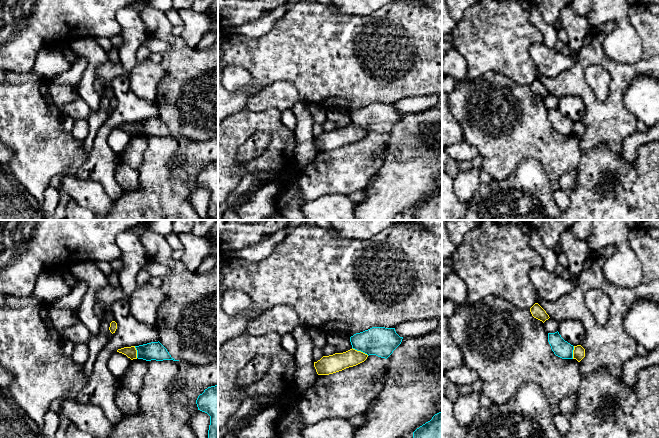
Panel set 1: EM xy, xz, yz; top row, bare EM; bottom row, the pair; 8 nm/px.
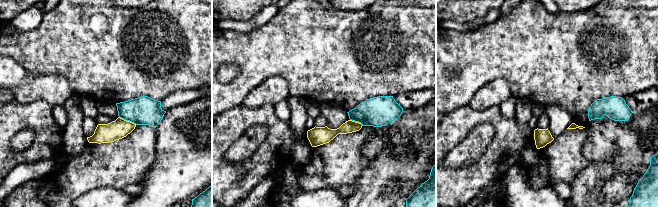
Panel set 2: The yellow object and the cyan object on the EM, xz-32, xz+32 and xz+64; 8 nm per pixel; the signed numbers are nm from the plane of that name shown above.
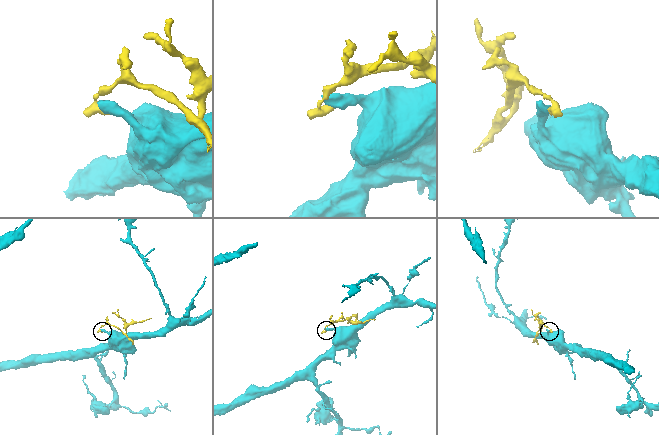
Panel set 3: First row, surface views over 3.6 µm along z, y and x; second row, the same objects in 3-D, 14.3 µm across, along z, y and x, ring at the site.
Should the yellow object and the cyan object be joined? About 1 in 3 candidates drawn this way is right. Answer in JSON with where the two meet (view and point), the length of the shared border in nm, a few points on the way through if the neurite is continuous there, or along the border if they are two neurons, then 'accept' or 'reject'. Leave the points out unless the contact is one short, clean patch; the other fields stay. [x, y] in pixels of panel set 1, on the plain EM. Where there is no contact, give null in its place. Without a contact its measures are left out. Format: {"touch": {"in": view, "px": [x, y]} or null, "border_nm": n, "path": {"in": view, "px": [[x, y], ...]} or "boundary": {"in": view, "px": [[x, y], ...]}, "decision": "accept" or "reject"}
{"touch": {"in": "xz", "px": [360, 127]}, "border_nm": 150, "boundary": {"in": "xz", "px": [[352, 123], [368, 131]]}, "decision": "reject"}

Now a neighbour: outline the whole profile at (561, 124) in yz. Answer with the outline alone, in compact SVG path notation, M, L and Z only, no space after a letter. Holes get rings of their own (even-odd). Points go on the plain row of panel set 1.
M558 107L548 109L548 118L556 132L562 135L573 135L574 122L565 117Z

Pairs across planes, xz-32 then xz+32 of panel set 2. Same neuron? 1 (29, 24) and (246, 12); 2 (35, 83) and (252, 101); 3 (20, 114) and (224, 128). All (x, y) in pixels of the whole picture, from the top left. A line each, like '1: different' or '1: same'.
1: different
2: same
3: same

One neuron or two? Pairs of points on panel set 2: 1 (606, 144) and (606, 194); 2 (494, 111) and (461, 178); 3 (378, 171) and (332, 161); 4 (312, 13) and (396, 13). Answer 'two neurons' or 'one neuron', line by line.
1: one neuron
2: one neuron
3: two neurons
4: one neuron

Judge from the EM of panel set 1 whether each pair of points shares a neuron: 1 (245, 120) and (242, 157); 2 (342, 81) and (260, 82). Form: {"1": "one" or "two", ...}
{"1": "two", "2": "one"}

